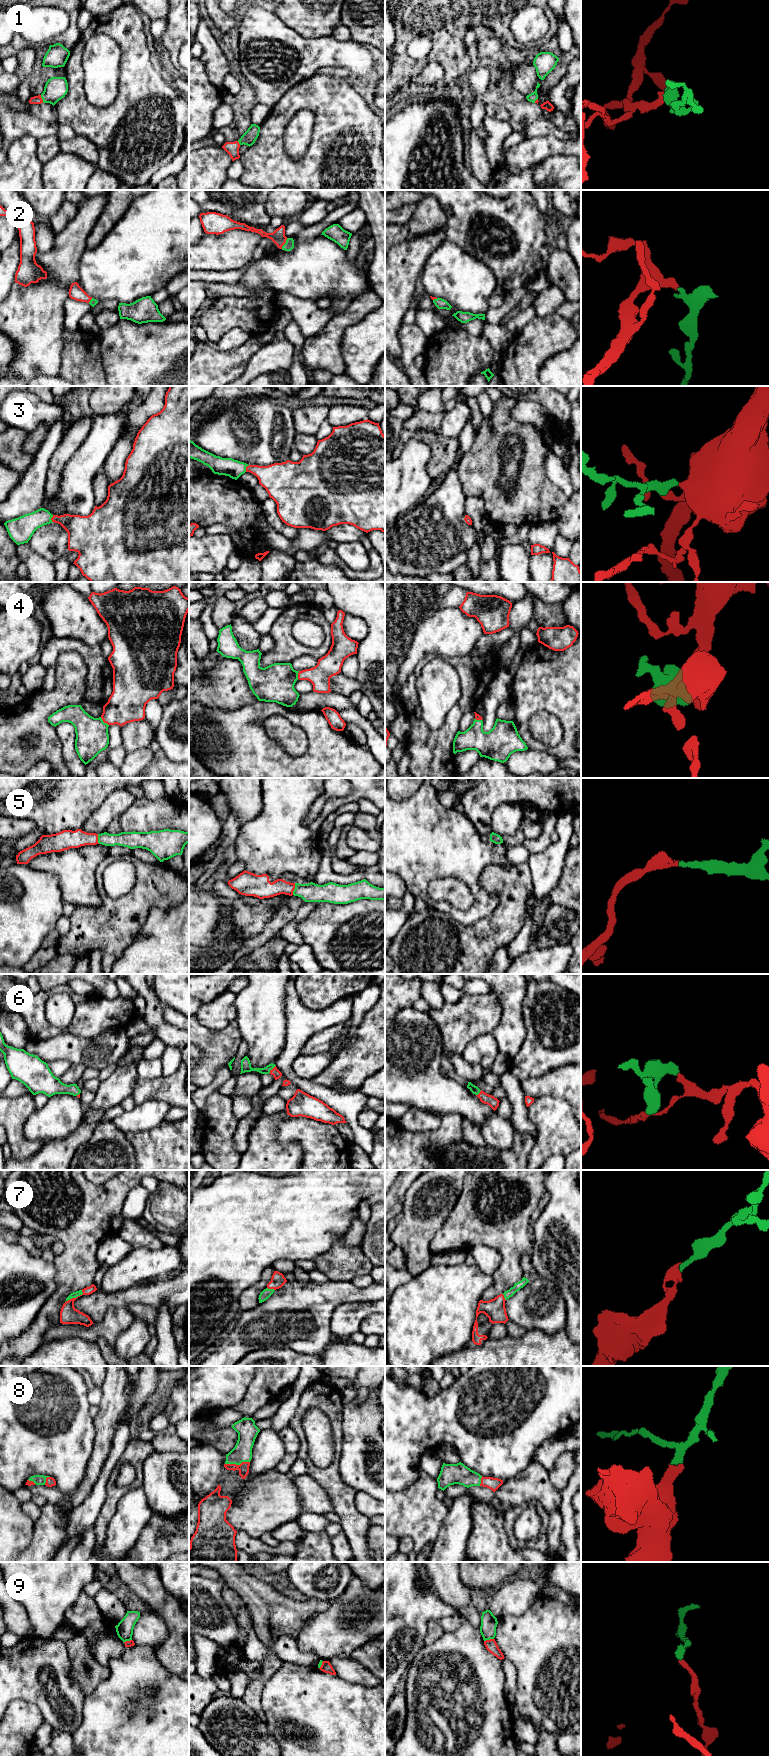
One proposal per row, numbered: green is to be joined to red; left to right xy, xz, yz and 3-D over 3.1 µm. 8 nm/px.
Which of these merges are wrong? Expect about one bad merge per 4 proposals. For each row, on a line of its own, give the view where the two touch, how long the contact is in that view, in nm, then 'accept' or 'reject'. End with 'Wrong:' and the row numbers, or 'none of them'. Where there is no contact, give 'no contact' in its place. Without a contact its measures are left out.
1: xy | 70 nm | accept
2: xz | 100 nm | accept
3: xz | 70 nm | accept
4: xy | 100 nm | accept
5: xz | 100 nm | accept
6: xz | 90 nm | accept
7: xy | 170 nm | accept
8: xz | 200 nm | accept
9: yz | 80 nm | reject
Wrong: 9

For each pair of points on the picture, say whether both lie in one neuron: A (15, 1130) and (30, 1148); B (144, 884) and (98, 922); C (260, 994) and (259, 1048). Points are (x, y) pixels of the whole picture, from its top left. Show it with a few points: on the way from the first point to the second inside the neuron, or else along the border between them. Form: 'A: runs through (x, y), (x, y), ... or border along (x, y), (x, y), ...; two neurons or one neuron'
A: runs through (16, 1134), (26, 1144); one neuron
B: runs through (135, 896), (110, 921); one neuron
C: runs through (260, 1007), (260, 1035); one neuron

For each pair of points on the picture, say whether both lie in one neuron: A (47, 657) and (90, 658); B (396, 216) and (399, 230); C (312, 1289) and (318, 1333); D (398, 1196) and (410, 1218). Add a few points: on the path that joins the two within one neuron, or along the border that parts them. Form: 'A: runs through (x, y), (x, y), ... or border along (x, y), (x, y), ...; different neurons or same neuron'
A: runs through (58, 646), (79, 647); same neuron
B: border along (395, 224), (406, 225); different neurons
C: runs through (312, 1300), (312, 1315), (316, 1320), (315, 1322); same neuron
D: border along (413, 1182), (404, 1197), (400, 1212); different neurons

